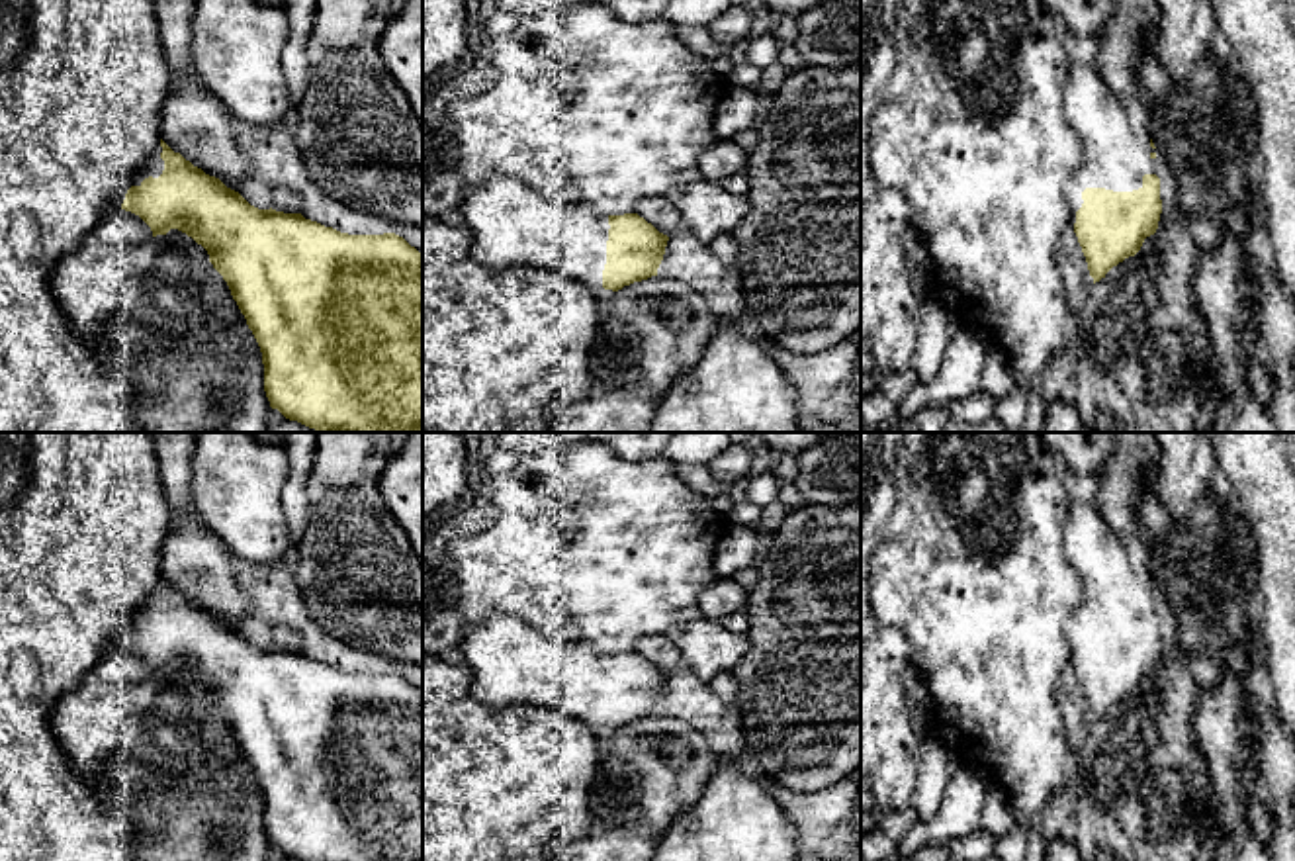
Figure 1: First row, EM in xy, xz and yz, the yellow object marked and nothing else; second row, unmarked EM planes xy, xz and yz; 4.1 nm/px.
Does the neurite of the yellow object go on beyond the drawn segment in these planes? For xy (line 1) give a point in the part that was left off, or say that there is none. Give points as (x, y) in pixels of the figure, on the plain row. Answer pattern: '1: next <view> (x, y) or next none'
1: next xy (155, 603)

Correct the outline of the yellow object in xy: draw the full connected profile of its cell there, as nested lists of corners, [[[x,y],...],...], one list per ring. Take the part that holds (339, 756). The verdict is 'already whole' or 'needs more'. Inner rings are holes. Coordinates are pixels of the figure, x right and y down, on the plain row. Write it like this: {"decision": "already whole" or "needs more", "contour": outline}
{"decision": "needs more", "contour": [[[162,577],[155,585],[147,603],[133,614],[121,648],[139,654],[153,669],[153,675],[178,667],[201,683],[213,706],[227,720],[233,738],[252,769],[264,802],[264,830],[272,847],[297,861],[423,861],[423,691],[411,685],[395,671],[383,673],[348,673],[301,652],[284,652],[276,648],[258,648],[239,630],[227,626],[219,616],[205,612],[180,591],[174,591]]]}

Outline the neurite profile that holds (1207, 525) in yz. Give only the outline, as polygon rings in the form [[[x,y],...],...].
[[[1158,476],[1146,481],[1137,501],[1139,550],[1144,564],[1154,569],[1156,589],[1178,609],[1201,599],[1207,573],[1230,536],[1228,503],[1211,487],[1193,505],[1185,517],[1191,554],[1183,566],[1176,566],[1164,560],[1164,540],[1174,530],[1176,519],[1162,507],[1156,487]]]

